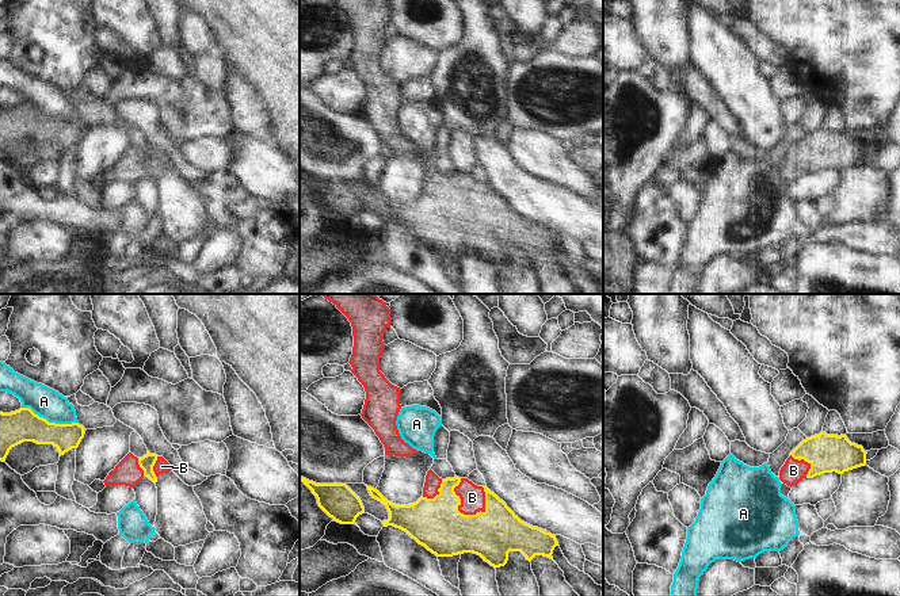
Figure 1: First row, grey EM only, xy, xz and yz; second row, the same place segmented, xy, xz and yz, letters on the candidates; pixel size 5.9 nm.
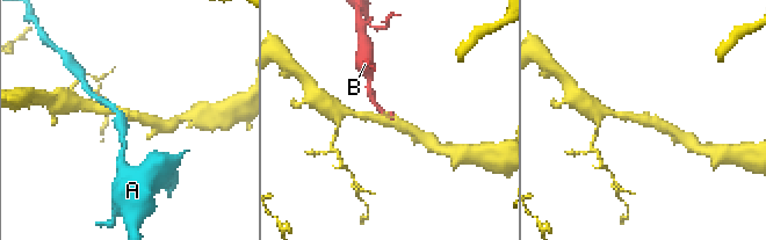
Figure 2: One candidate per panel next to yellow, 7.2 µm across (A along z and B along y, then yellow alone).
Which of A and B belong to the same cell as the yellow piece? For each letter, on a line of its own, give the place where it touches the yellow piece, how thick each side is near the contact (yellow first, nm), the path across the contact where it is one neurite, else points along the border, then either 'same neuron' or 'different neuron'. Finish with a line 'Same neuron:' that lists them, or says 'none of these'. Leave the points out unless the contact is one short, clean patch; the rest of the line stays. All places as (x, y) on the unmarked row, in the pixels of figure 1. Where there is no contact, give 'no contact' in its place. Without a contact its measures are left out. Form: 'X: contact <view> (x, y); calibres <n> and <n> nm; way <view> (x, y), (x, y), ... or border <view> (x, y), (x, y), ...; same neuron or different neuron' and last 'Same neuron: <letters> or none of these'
A: contact xy (50, 119); calibres 190 and 180 nm; border xy (22, 103), (29, 103), (49, 118), (77, 119); different neuron
B: contact xz (457, 203); calibres 300 and 140 nm; way xz (435, 220), (443, 217), (457, 203), (472, 194); same neuron
Same neuron: B

